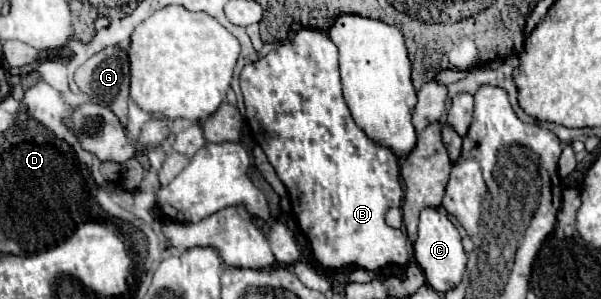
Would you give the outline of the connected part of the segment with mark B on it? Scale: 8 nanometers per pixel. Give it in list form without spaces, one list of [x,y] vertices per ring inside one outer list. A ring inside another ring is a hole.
[[[301,29],[291,41],[281,43],[259,61],[245,65],[239,75],[239,85],[251,135],[265,151],[289,195],[297,197],[301,207],[301,215],[297,215],[299,225],[309,237],[315,259],[323,267],[341,269],[351,265],[367,271],[379,271],[387,265],[407,265],[407,235],[399,229],[391,229],[383,219],[387,209],[399,207],[403,199],[399,161],[389,147],[375,143],[355,125],[341,95],[337,59],[337,47],[327,33],[317,29]]]

